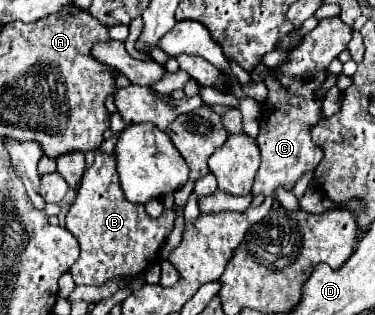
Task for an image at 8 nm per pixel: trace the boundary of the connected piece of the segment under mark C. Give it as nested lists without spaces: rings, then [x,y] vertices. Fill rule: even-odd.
[[[340,16],[320,20],[318,26],[304,36],[304,42],[288,52],[288,60],[284,64],[268,68],[268,76],[264,78],[268,98],[262,106],[260,134],[256,138],[262,152],[262,164],[252,186],[252,196],[262,194],[266,198],[274,198],[278,188],[292,190],[304,174],[314,172],[318,162],[322,162],[322,150],[308,138],[308,126],[324,120],[324,98],[318,98],[316,90],[326,82],[326,68],[348,48],[350,38],[352,28],[346,26]]]

